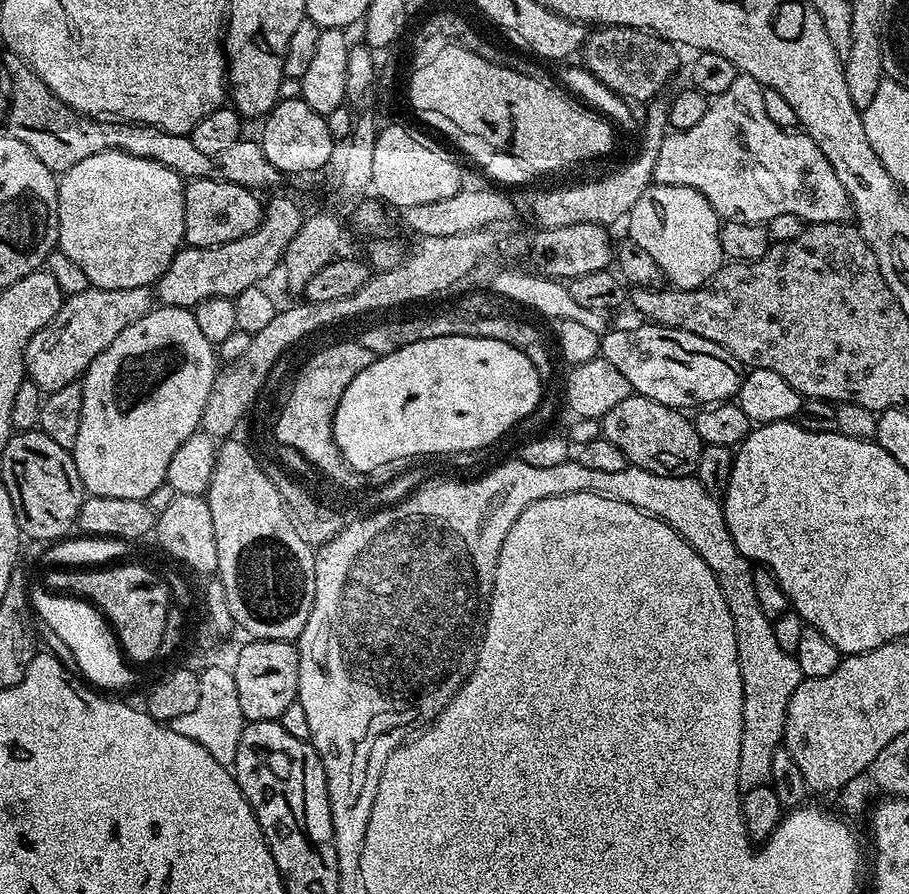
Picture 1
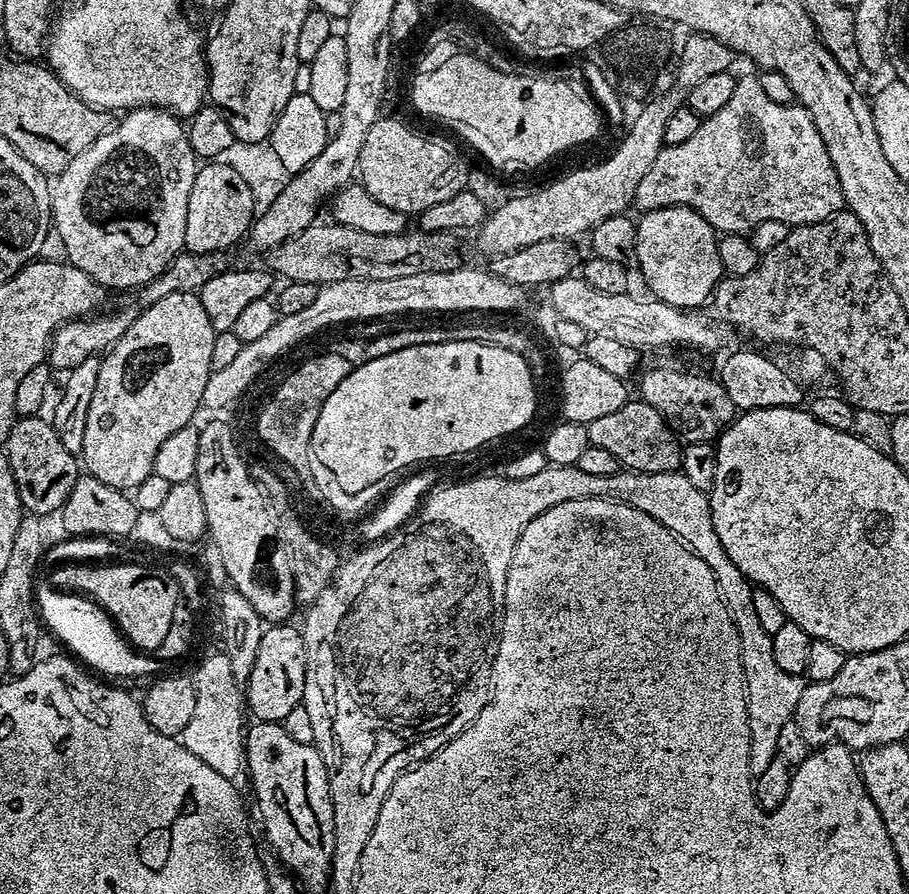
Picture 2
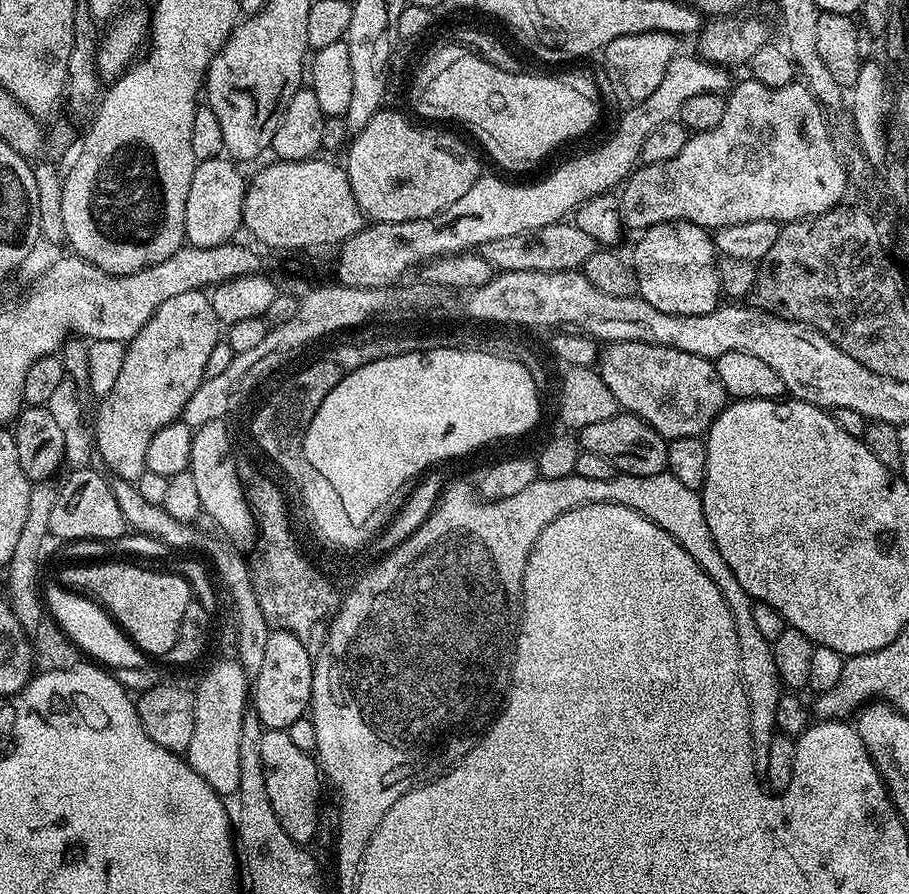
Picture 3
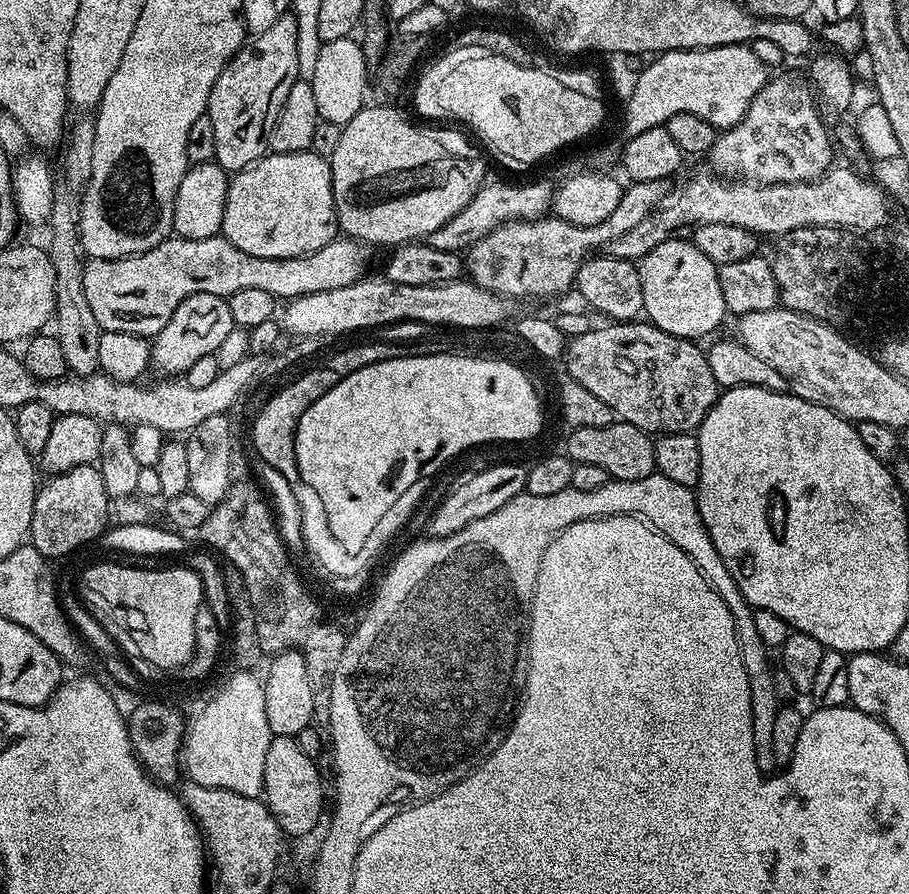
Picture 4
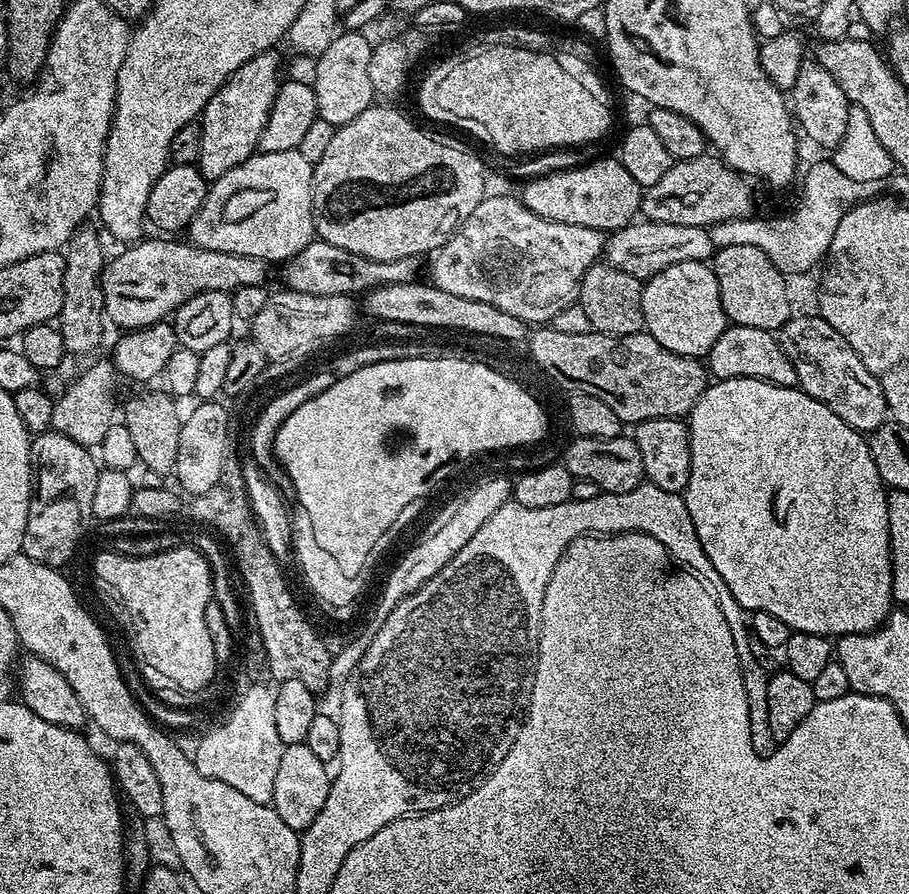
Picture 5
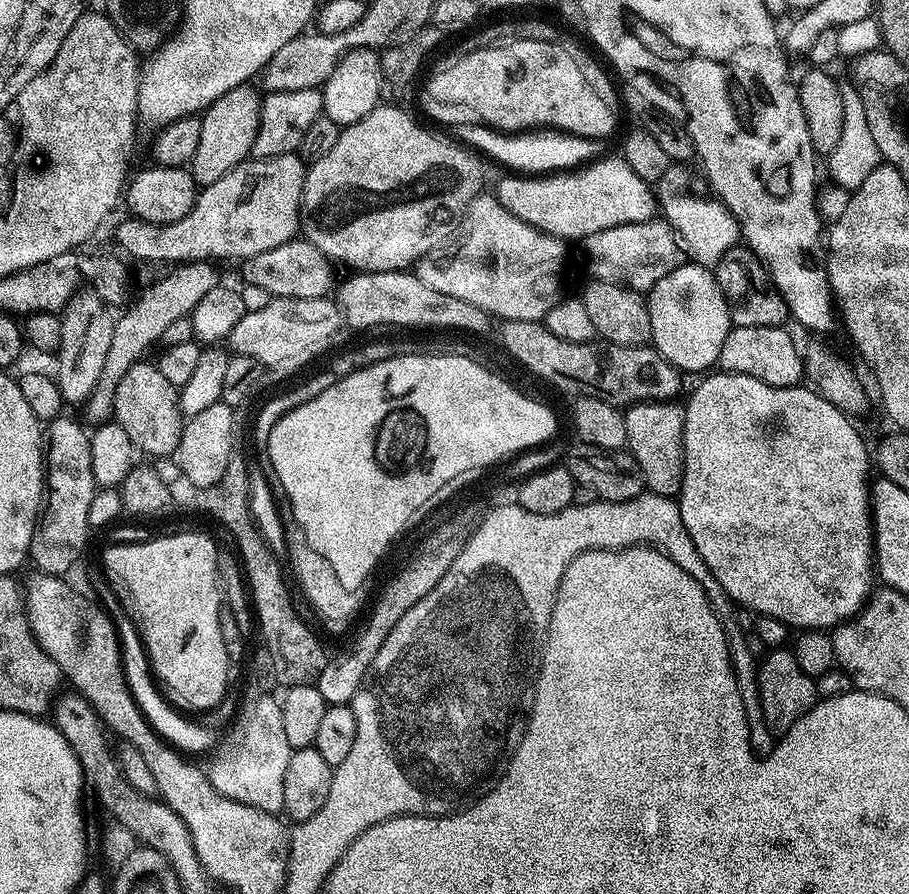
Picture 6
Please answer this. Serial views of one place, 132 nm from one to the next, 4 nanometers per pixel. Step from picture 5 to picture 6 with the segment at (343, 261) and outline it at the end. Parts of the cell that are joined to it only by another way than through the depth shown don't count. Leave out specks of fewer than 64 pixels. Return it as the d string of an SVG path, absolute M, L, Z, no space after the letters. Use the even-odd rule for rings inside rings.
M297 238L282 246L274 246L274 250L262 250L262 254L254 254L243 261L244 284L262 286L273 298L325 298L332 288L333 261L318 250L309 240Z

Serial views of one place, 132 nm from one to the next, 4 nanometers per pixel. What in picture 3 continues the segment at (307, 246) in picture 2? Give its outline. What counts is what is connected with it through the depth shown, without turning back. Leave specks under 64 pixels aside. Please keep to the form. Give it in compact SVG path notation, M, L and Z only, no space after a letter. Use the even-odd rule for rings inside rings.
M561 222L542 226L533 232L514 234L510 238L494 238L478 248L478 255L486 258L493 269L500 272L575 272L583 269L586 258L598 251L598 245L590 234L586 234L574 222Z

